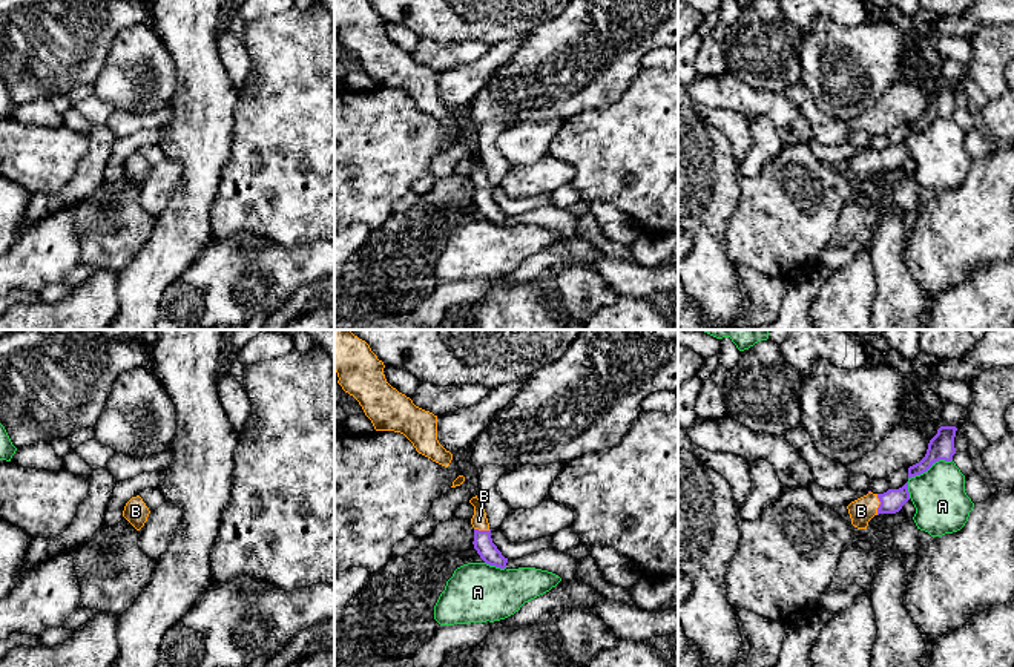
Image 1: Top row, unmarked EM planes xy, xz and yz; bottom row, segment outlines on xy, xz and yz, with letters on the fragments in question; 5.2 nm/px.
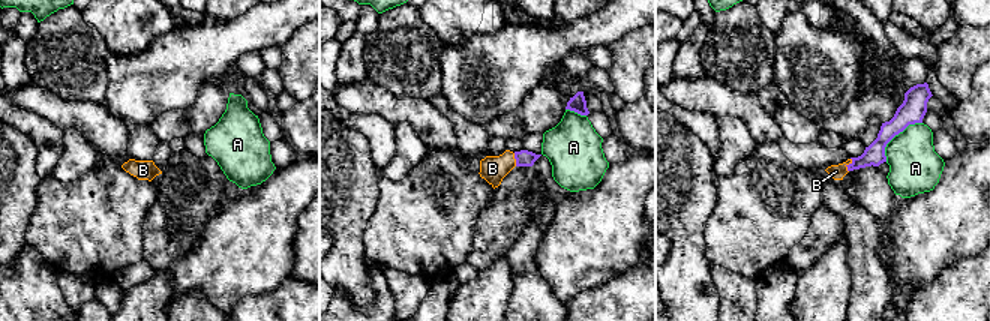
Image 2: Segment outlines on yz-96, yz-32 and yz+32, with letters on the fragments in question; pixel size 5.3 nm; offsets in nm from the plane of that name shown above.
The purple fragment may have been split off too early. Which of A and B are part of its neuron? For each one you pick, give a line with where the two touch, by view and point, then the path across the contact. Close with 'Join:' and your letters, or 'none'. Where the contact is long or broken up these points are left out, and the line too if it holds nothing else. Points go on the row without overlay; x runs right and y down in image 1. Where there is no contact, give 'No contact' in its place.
B: Touches purple at yz (879, 161). Path across: yz (892, 158), (879, 161), (869, 161), (861, 167)
Join: B

